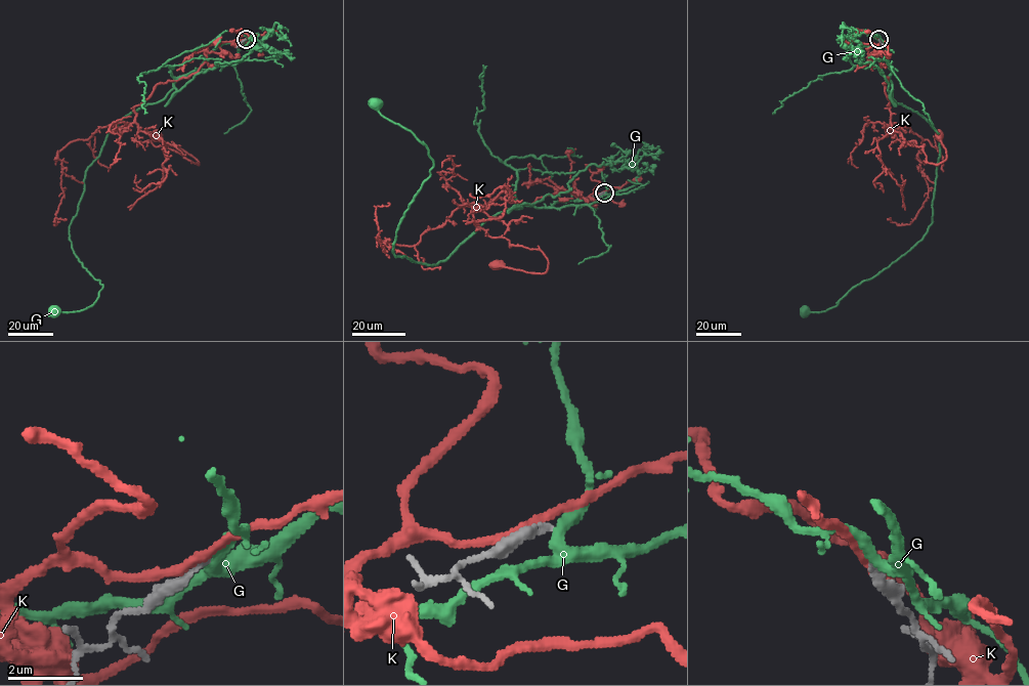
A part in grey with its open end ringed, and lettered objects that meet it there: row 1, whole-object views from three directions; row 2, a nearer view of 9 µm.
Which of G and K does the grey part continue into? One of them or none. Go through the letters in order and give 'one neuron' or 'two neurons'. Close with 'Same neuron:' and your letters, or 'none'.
G: two neurons
K: two neurons
Same neuron: none

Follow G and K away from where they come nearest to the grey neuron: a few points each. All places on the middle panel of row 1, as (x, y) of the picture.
G: (604, 193), (506, 209), (438, 263), (395, 256), (396, 229), (433, 161), (374, 100)
K: (602, 193), (555, 188), (531, 204), (473, 203), (474, 224), (489, 237), (548, 261), (542, 273), (498, 263)

